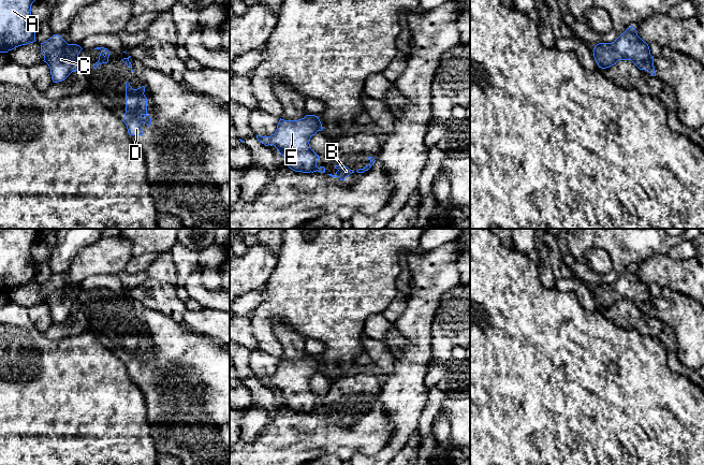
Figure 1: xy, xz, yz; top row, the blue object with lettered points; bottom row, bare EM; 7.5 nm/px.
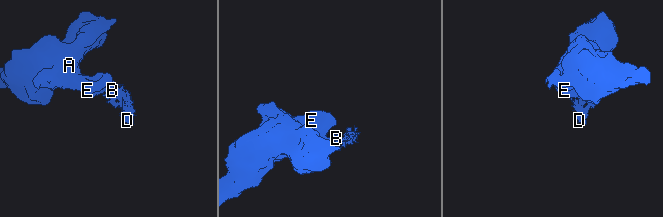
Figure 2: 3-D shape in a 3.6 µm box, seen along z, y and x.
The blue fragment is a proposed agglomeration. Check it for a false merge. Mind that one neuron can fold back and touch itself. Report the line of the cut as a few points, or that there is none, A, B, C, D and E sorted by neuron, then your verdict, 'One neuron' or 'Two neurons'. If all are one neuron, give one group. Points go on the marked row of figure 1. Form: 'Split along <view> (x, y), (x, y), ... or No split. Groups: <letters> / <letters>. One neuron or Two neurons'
Split along xz (318, 155), (314, 165), (310, 171). Groups: A C E / B D. Two neurons

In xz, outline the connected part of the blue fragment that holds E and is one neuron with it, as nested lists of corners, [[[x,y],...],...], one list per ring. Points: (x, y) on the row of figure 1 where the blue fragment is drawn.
[[[306,115],[298,120],[280,118],[274,134],[256,135],[256,139],[265,146],[274,145],[291,170],[310,173],[318,155],[311,149],[309,142],[312,135],[322,130],[322,123],[314,115]]]

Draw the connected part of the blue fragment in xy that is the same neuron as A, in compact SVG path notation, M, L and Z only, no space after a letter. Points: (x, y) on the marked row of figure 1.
M0 0L0 53L35 42L38 23L31 15L35 0Z

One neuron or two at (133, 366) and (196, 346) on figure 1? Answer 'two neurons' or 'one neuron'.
one neuron

